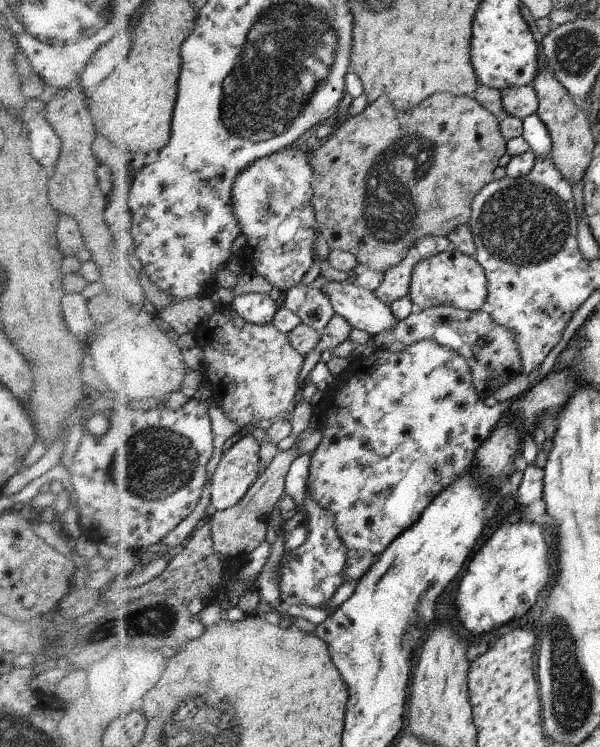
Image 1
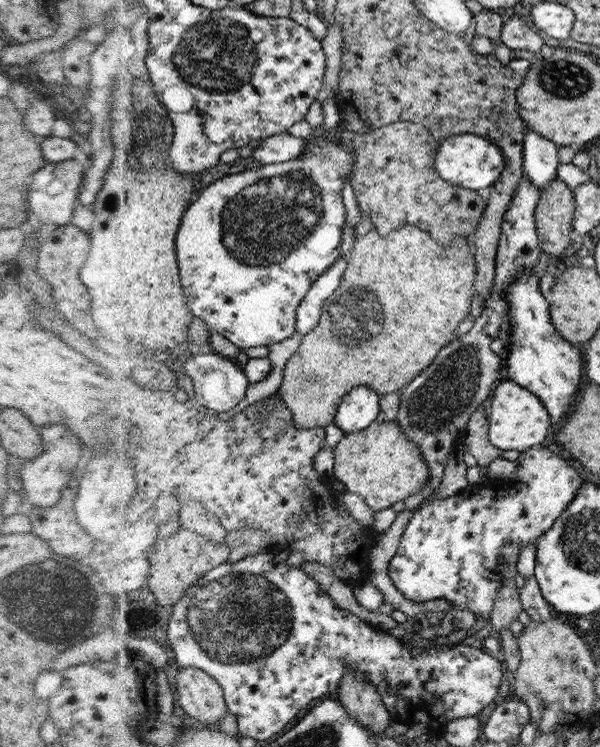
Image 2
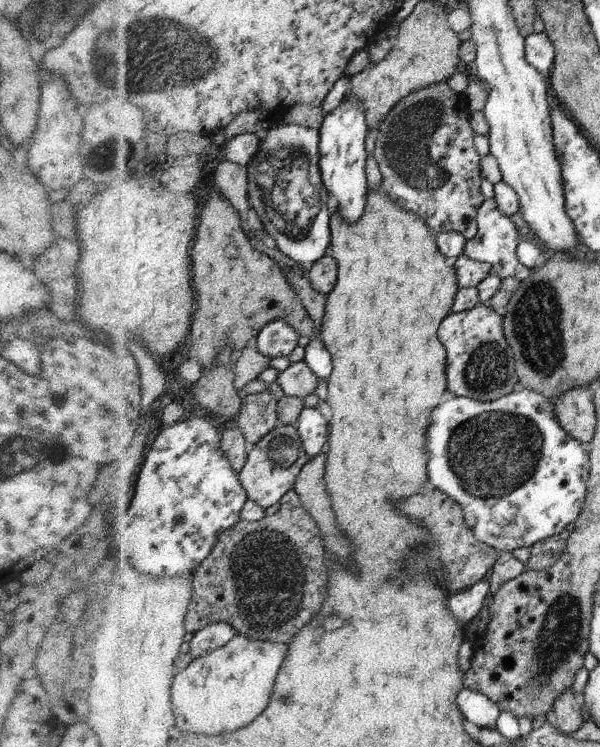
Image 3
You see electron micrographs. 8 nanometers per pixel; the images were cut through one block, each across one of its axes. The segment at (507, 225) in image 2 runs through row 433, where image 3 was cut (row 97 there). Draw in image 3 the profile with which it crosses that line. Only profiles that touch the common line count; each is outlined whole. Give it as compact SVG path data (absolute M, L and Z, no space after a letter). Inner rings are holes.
M442 81L412 92L404 100L400 100L378 125L379 133L372 143L373 157L382 175L381 191L396 206L400 206L406 212L418 214L435 237L443 232L458 232L463 234L466 240L470 240L478 231L476 217L479 207L485 201L484 194L480 192L480 155L476 152L472 130L454 130L460 128L460 120L466 122L466 116L470 116L470 112L462 94L454 94L446 86L446 81Z

